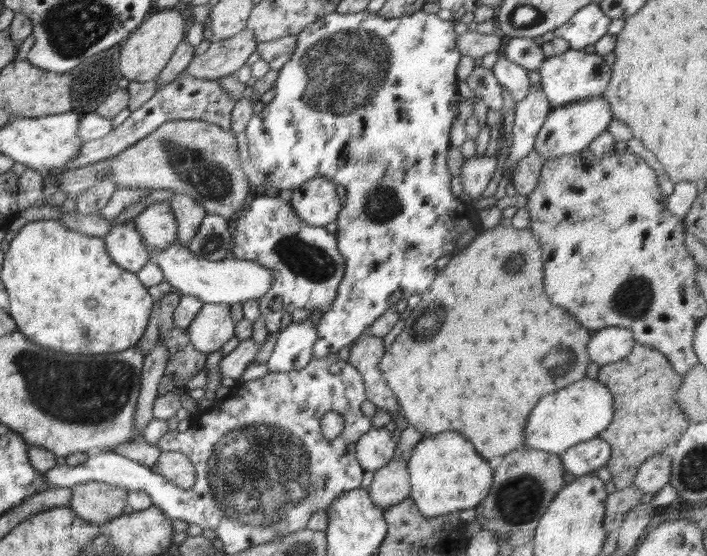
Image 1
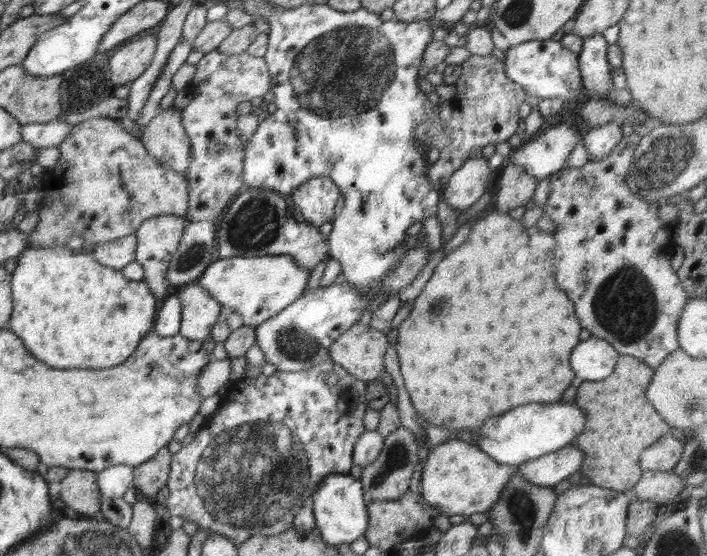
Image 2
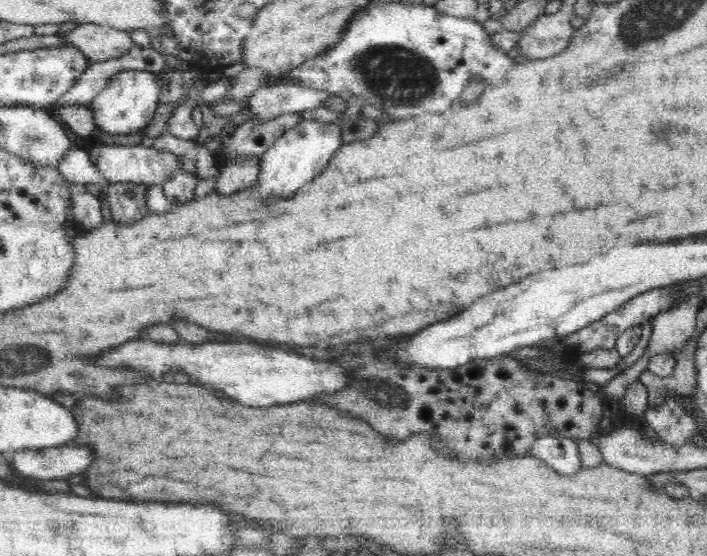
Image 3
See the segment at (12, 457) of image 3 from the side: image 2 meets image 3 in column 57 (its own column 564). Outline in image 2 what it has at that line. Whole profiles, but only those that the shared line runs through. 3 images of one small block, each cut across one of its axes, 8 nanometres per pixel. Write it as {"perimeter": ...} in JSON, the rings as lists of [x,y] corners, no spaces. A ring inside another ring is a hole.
{"perimeter":[[[568,444],[564,448],[516,466],[516,474],[532,484],[552,486],[566,482],[570,475],[579,472],[582,460],[582,450]]]}

